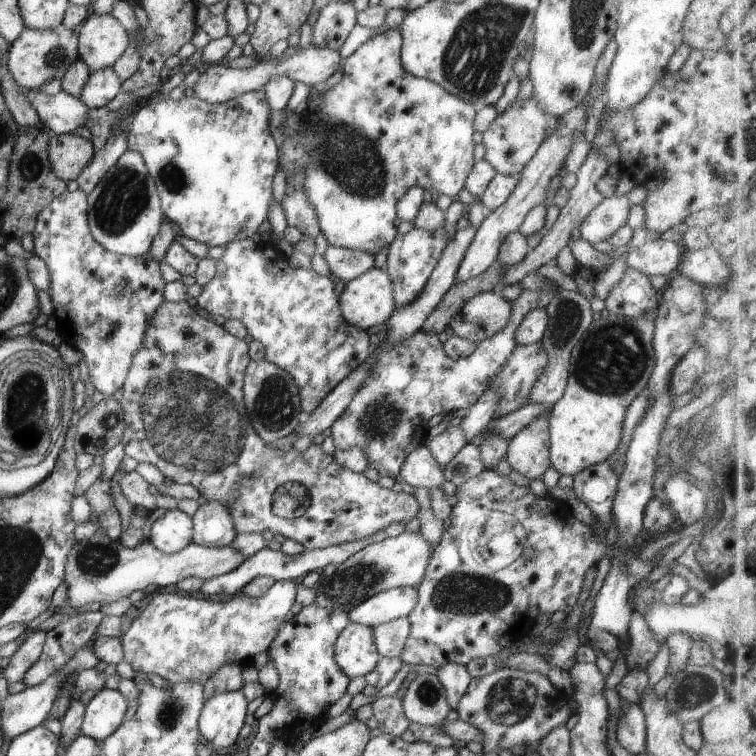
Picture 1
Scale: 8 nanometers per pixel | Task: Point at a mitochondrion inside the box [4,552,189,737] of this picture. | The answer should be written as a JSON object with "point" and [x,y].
{"point":[170,712]}

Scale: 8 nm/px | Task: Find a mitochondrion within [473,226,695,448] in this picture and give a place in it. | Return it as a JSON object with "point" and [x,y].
{"point":[610,360]}

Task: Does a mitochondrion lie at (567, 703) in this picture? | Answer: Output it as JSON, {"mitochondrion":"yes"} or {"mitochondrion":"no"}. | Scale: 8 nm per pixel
{"mitochondrion":"no"}

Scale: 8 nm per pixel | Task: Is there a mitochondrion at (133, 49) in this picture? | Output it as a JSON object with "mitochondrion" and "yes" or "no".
{"mitochondrion":"no"}

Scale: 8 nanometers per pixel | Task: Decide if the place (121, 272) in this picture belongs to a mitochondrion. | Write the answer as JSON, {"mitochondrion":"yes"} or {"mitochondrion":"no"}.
{"mitochondrion":"no"}

